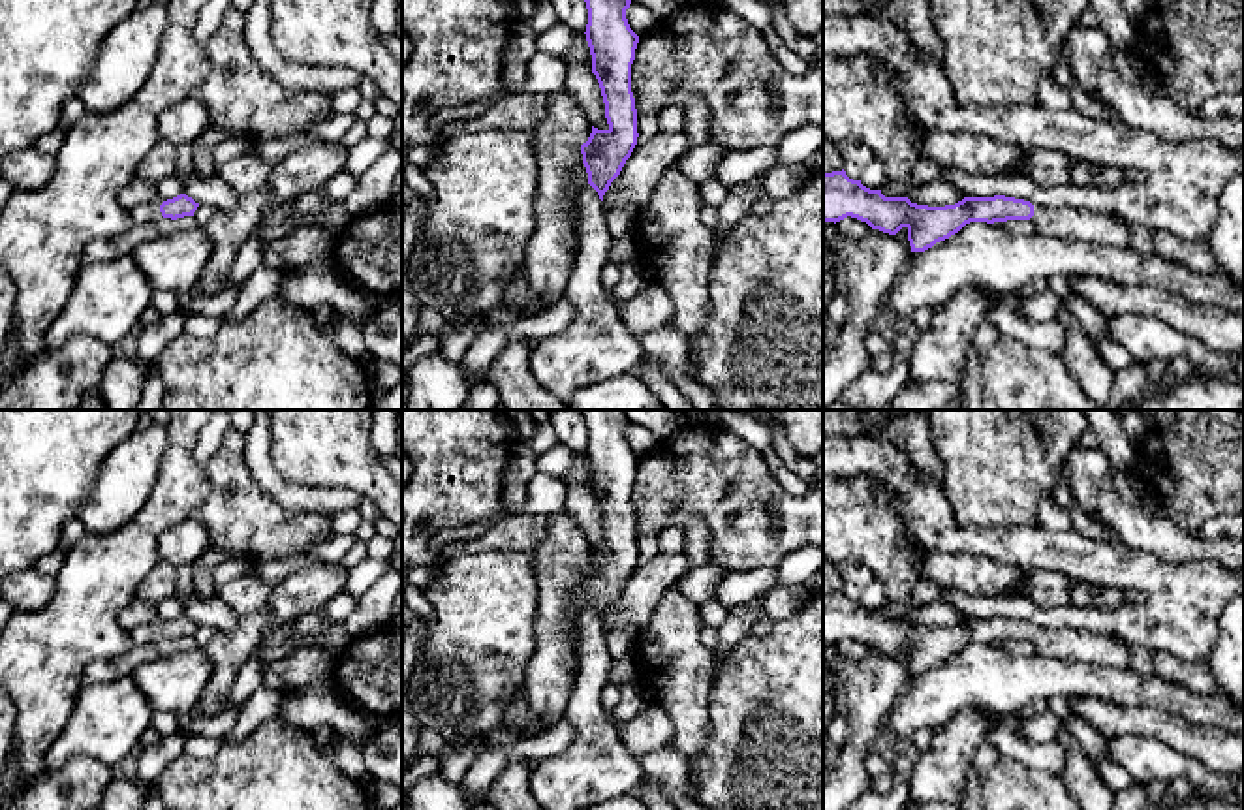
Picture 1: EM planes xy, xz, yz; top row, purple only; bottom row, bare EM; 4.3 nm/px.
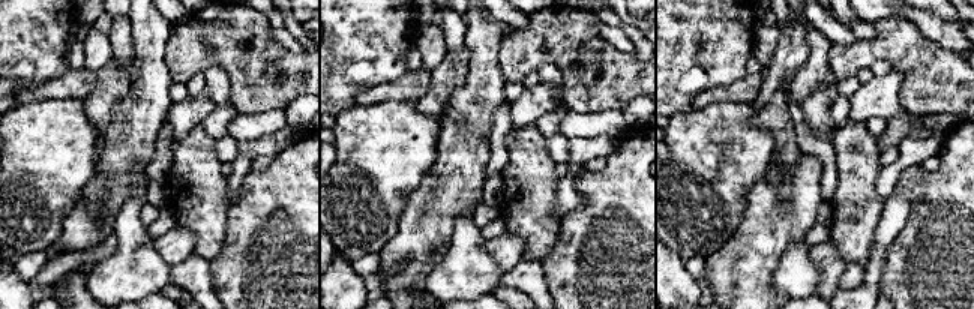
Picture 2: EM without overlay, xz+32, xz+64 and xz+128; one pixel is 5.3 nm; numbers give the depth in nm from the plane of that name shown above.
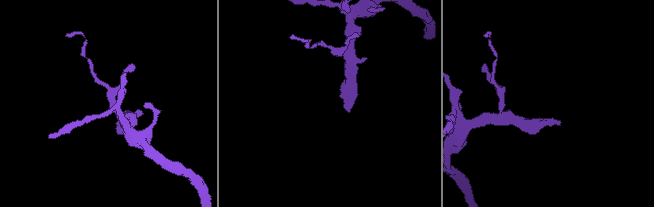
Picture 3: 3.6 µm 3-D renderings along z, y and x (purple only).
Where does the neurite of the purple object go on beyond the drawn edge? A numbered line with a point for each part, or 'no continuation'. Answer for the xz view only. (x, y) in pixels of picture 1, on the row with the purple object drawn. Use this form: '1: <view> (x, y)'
no continuation

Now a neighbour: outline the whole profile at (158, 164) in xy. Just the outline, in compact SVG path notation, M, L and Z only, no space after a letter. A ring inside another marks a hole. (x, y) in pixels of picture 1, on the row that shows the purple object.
M160 139L152 150L137 164L137 175L158 182L175 175L177 145Z

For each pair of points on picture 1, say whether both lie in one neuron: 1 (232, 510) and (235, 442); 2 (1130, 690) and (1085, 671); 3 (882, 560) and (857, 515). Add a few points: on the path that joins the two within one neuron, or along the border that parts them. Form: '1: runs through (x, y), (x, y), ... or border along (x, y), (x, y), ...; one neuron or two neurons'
1: runs through (237, 493), (233, 459); one neuron
2: runs through (1119, 685), (1096, 681); one neuron
3: runs through (882, 549), (882, 544), (865, 527); one neuron

